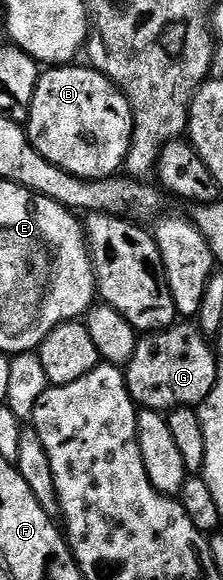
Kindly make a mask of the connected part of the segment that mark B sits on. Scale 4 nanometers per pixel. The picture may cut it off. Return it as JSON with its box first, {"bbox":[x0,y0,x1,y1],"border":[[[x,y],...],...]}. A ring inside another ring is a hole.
{"bbox":[27,63,135,181],"border":[[[77,63],[46,68],[37,78],[35,99],[29,108],[27,132],[39,155],[43,155],[43,159],[55,167],[88,181],[102,181],[104,177],[118,176],[122,172],[121,164],[130,160],[129,148],[135,143],[133,108],[125,94],[104,73],[93,69],[80,69]]]}

